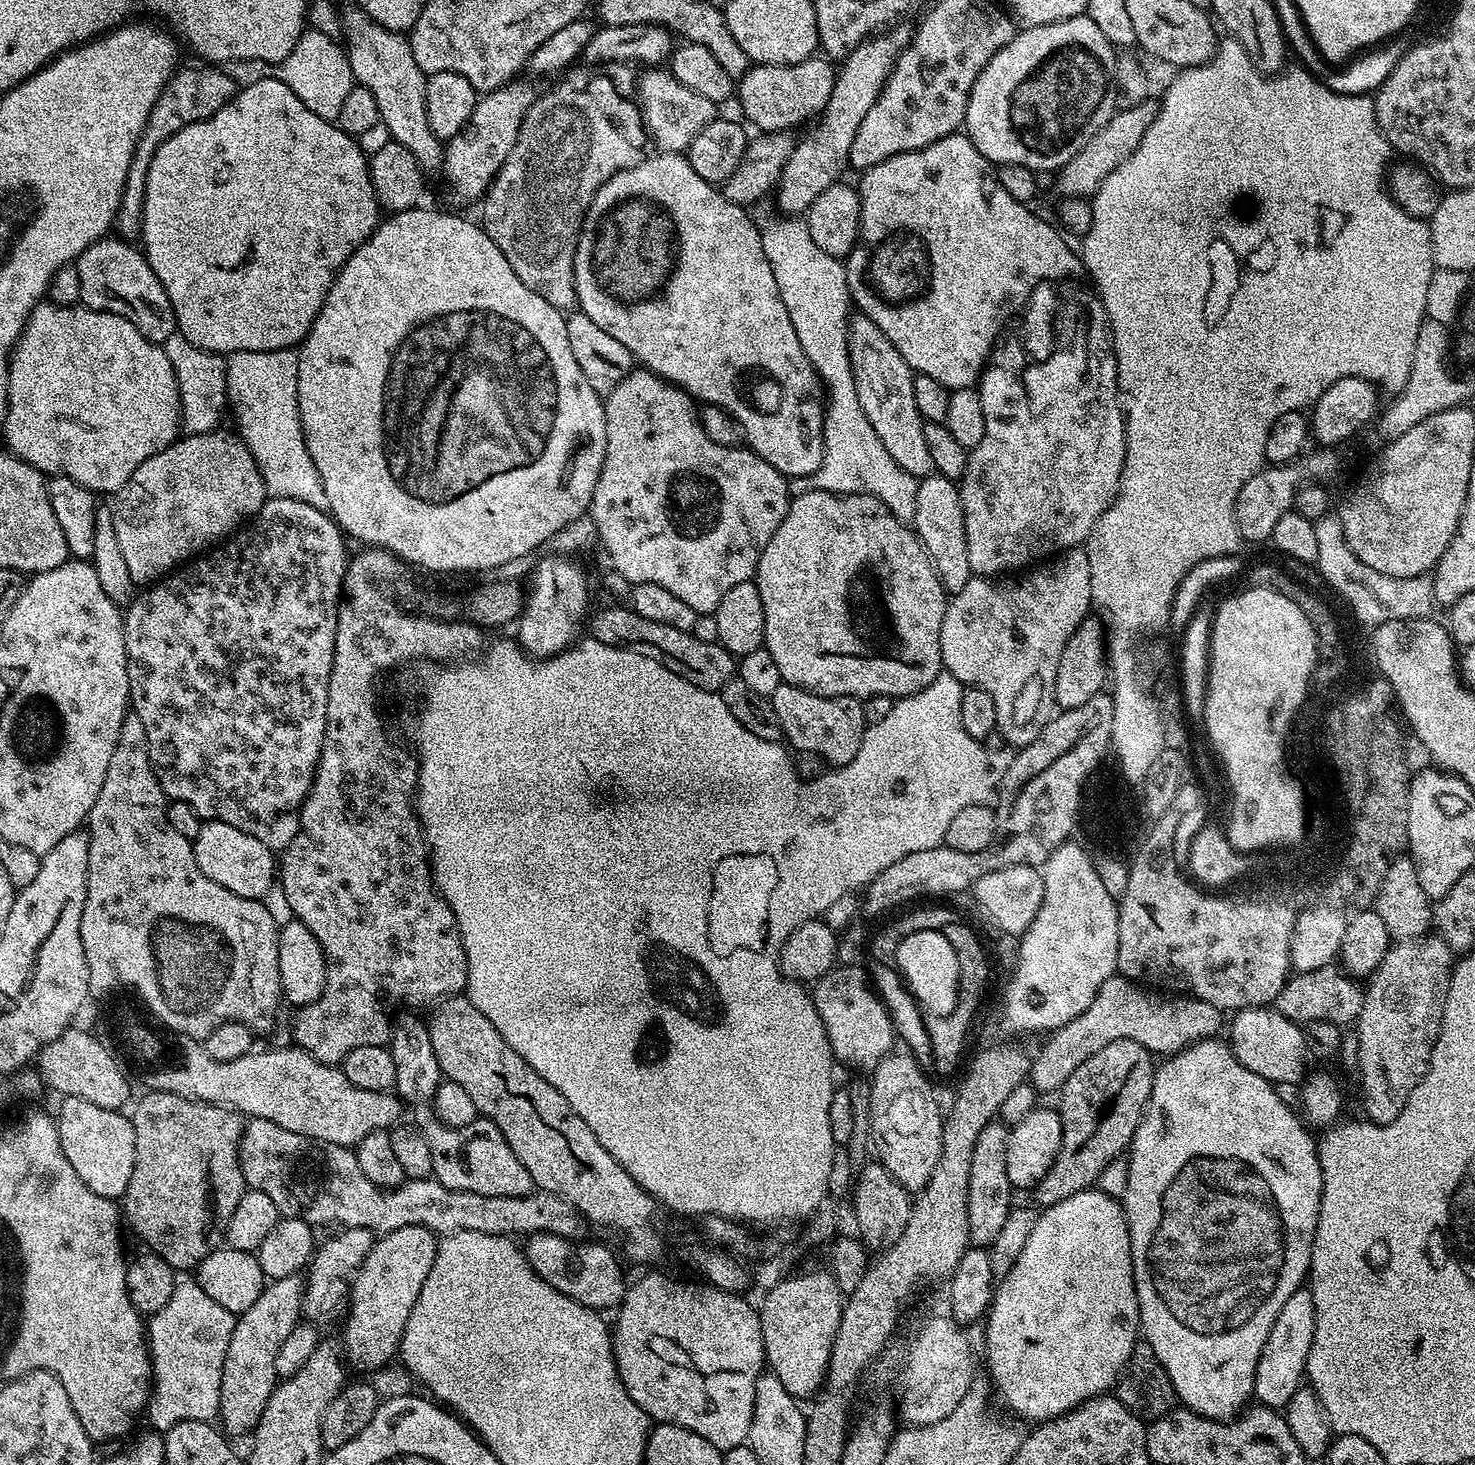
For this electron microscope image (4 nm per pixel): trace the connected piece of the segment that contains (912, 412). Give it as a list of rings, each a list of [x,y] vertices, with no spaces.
[[[856,314],[848,322],[848,349],[850,350],[850,366],[854,370],[854,386],[858,390],[858,404],[862,406],[862,414],[870,426],[874,426],[874,434],[878,434],[882,446],[890,453],[890,458],[906,470],[906,474],[917,478],[933,475],[930,453],[926,447],[924,425],[926,421],[918,414],[918,406],[914,403],[914,375],[912,367],[905,362],[902,354],[866,318]]]

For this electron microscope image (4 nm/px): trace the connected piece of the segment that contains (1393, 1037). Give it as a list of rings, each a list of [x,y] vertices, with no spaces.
[[[1438,934],[1393,943],[1366,984],[1364,1004],[1354,1021],[1356,1064],[1360,1067],[1363,1115],[1374,1124],[1389,1124],[1402,1114],[1414,1086],[1422,1082],[1446,1010],[1454,953]]]

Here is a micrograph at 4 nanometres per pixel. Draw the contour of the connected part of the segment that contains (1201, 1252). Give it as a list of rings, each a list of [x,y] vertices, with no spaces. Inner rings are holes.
[[[1220,1038],[1199,1040],[1175,1055],[1169,1055],[1163,1062],[1165,1064],[1161,1068],[1159,1065],[1152,1073],[1152,1089],[1148,1104],[1144,1107],[1144,1117],[1141,1118],[1126,1153],[1128,1177],[1122,1197],[1124,1217],[1128,1219],[1134,1286],[1140,1307],[1140,1327],[1143,1339],[1154,1350],[1158,1362],[1162,1362],[1176,1391],[1177,1401],[1199,1416],[1228,1422],[1249,1403],[1248,1399],[1253,1399],[1255,1368],[1258,1366],[1263,1343],[1278,1318],[1279,1310],[1302,1287],[1309,1275],[1314,1234],[1322,1202],[1320,1154],[1317,1141],[1307,1132],[1309,1129],[1305,1121],[1297,1113],[1297,1117],[1292,1113],[1291,1106],[1276,1093],[1279,1091],[1273,1087],[1268,1077],[1243,1068],[1231,1047],[1225,1041],[1223,1044]],[[1204,1300],[1212,1300],[1216,1308],[1204,1308]]]

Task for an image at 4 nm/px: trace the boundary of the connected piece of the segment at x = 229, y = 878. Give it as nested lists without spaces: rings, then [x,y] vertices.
[[[205,820],[196,838],[192,840],[192,849],[198,862],[198,870],[202,870],[202,874],[206,874],[210,882],[218,882],[218,886],[226,886],[226,890],[234,890],[234,894],[242,898],[264,900],[267,892],[274,888],[278,860],[273,849],[258,842],[254,834],[238,830],[238,826],[230,826],[217,820]]]

